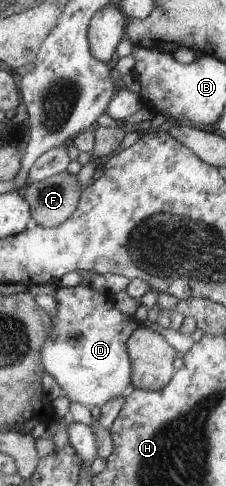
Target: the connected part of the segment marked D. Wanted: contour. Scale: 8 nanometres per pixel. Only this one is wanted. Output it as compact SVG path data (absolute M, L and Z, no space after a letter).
M85 273L83 280L74 287L58 285L54 292L56 313L42 359L46 372L57 380L70 402L100 407L131 390L133 366L126 346L139 324L131 316L119 312L115 298L92 288L90 279L91 275Z

